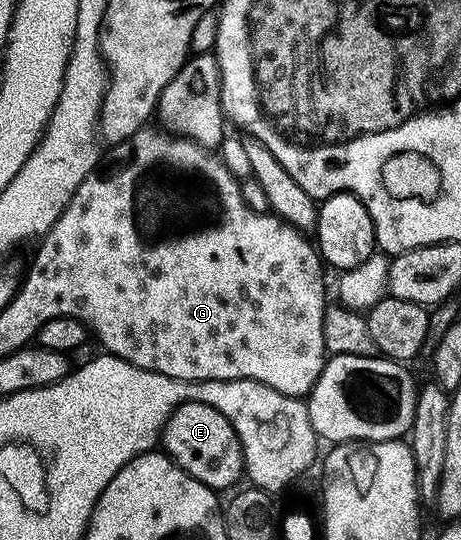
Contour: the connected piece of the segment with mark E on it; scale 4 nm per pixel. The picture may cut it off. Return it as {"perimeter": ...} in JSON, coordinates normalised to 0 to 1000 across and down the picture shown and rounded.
{"perimeter":[[[412,741],[408,748],[386,752],[358,783],[347,820],[358,822],[356,843],[377,852],[414,885],[440,893],[451,904],[503,906],[508,902],[503,896],[514,887],[525,887],[531,870],[531,837],[523,831],[523,820],[501,781],[492,781],[492,774],[484,774],[484,767],[466,759],[466,752],[449,752],[432,741]]]}

